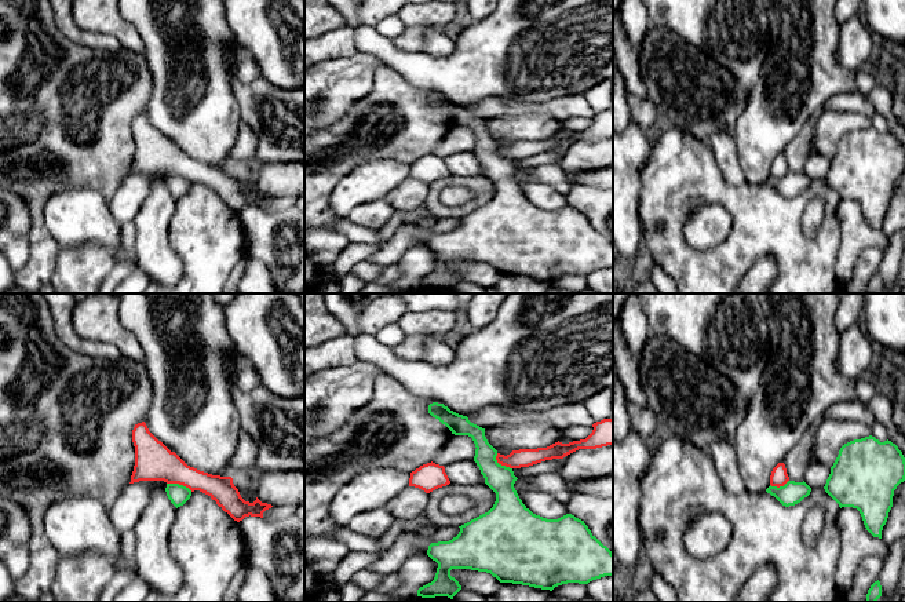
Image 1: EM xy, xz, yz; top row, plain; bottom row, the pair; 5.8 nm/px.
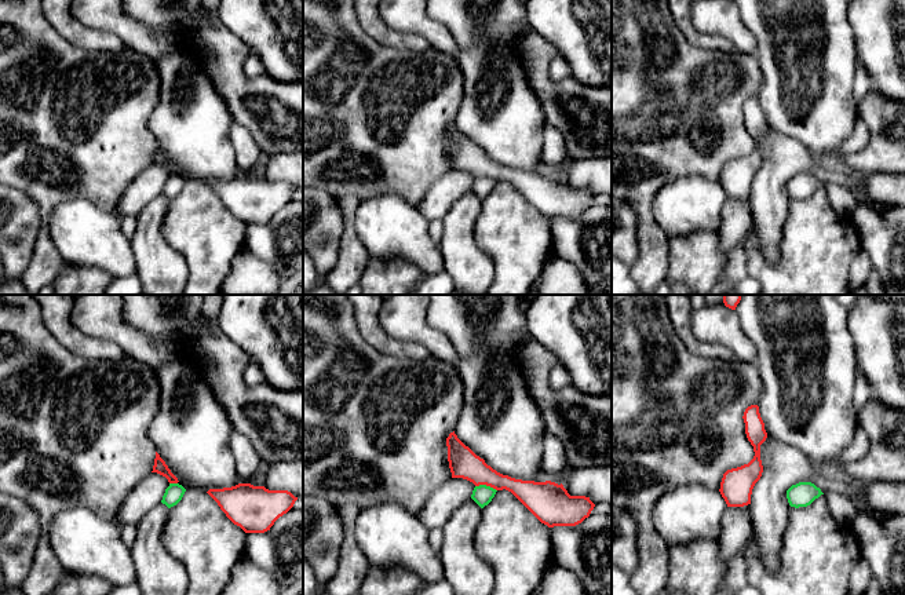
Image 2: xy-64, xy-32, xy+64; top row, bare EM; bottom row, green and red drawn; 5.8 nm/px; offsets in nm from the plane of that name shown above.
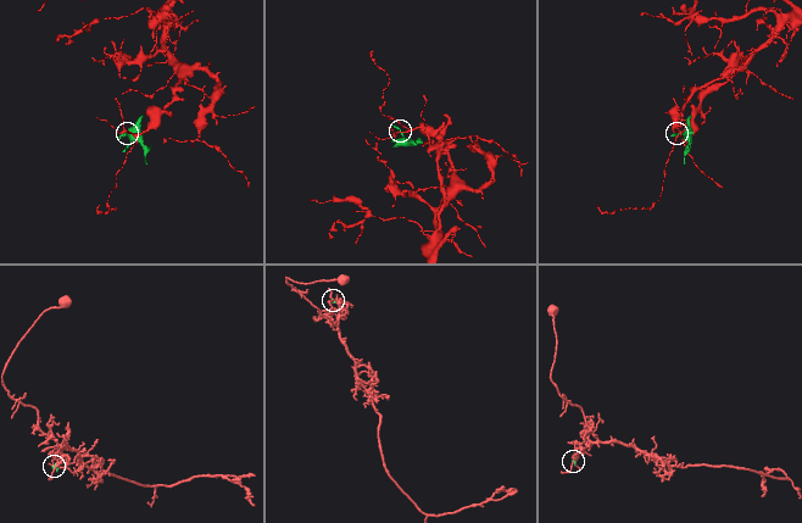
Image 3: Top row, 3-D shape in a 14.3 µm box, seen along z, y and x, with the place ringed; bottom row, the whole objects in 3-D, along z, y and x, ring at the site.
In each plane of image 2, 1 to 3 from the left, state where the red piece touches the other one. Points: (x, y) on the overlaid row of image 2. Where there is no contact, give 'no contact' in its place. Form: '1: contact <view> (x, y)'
1: contact xy-64 (174, 484)
2: contact xy-32 (485, 485)
3: no contact

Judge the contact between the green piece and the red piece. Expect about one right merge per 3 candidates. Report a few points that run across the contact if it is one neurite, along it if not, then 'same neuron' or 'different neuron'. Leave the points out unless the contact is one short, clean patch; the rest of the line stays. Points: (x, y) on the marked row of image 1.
line xy (167, 482), (178, 482), (192, 491); different neuron

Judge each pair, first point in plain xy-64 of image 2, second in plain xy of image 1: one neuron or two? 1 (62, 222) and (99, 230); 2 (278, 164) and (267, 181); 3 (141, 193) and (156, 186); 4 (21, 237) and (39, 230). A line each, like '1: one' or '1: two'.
1: one
2: one
3: two
4: two

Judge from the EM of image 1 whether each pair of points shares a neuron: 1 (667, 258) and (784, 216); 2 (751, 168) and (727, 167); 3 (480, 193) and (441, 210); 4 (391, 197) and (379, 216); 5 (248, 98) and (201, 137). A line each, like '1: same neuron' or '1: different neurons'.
1: same neuron
2: different neurons
3: same neuron
4: different neurons
5: different neurons

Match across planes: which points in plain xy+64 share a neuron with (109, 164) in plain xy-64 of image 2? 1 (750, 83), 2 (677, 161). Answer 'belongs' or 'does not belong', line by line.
1: belongs
2: belongs

